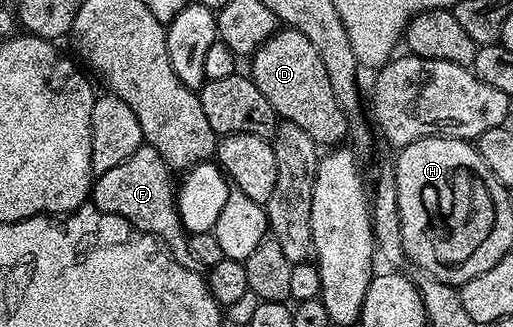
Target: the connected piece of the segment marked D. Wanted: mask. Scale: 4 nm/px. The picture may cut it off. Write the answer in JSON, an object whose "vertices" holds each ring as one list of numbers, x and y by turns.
{"vertices":[[288,28,278,29,265,42,261,43,256,51,251,55,253,61,253,71,251,77,253,83,271,100,271,108,287,122,299,124,311,140,315,140,318,147,333,148,346,141,349,125,345,119,345,114,339,108,339,100,335,100,335,92,331,92,331,80,327,80,327,68,323,68,323,60,319,60,319,52,315,52,315,44,303,36,303,32]]}

